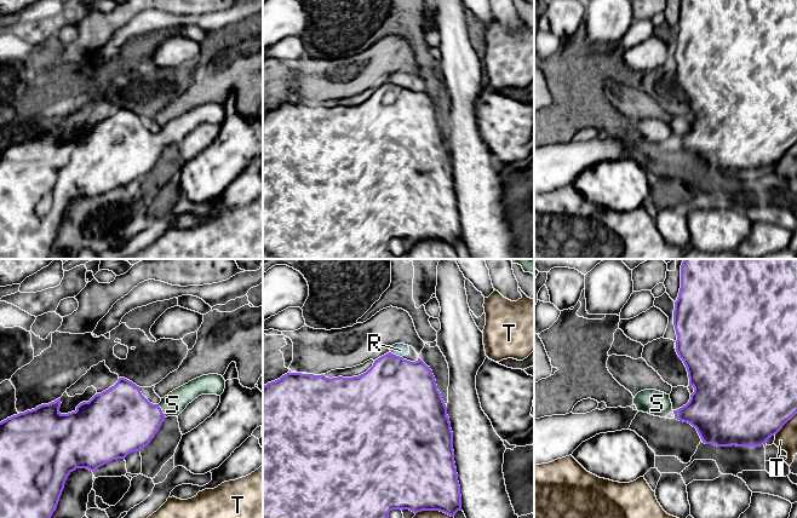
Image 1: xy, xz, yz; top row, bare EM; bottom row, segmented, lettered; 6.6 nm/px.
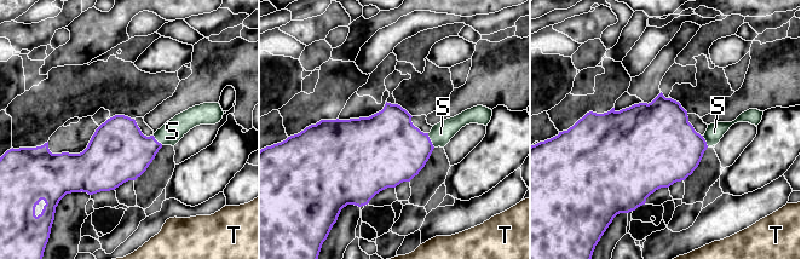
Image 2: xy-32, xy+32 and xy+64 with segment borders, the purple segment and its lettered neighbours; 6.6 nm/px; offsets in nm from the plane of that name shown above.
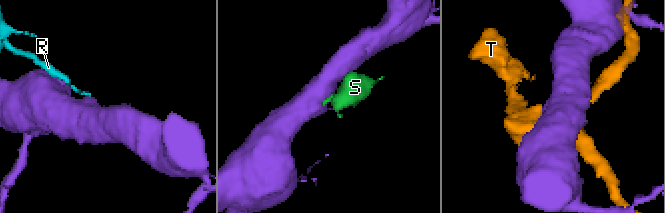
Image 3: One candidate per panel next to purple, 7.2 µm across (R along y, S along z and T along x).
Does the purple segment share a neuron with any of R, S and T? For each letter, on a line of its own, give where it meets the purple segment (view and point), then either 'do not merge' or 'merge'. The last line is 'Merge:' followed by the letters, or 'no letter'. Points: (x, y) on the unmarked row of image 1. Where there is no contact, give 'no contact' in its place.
R: xz (395, 84) | do not merge
S: xy (161, 139) | merge
T: yz (785, 151) | do not merge
Merge: S

